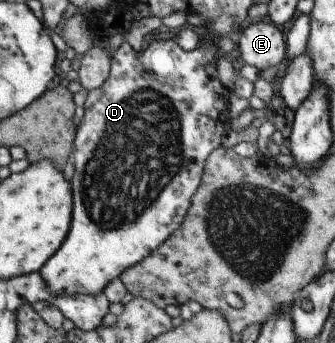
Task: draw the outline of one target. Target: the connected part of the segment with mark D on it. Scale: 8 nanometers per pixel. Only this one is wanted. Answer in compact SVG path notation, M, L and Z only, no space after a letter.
M204 30L202 36L200 44L192 51L182 50L175 40L153 41L151 37L144 37L142 42L146 43L146 46L140 56L137 54L138 50L136 48L123 41L110 58L109 74L104 83L96 89L87 91L87 98L83 104L84 113L80 126L76 130L76 155L72 155L72 207L76 207L76 211L71 211L72 231L68 231L67 241L63 243L63 246L45 263L42 271L40 271L52 292L60 295L99 294L108 282L114 281L124 270L142 261L173 231L176 231L176 228L180 227L181 221L186 215L190 198L199 186L204 162L208 154L220 146L222 136L229 131L231 120L228 108L226 108L230 92L222 86L216 72L216 61L218 61L218 53L215 48L216 37L208 30Z

